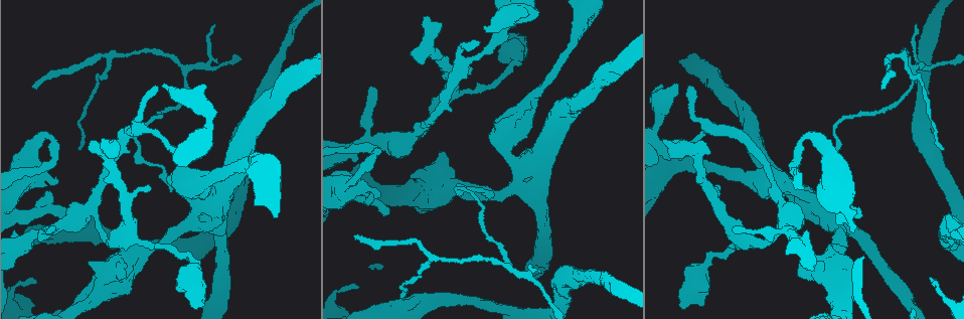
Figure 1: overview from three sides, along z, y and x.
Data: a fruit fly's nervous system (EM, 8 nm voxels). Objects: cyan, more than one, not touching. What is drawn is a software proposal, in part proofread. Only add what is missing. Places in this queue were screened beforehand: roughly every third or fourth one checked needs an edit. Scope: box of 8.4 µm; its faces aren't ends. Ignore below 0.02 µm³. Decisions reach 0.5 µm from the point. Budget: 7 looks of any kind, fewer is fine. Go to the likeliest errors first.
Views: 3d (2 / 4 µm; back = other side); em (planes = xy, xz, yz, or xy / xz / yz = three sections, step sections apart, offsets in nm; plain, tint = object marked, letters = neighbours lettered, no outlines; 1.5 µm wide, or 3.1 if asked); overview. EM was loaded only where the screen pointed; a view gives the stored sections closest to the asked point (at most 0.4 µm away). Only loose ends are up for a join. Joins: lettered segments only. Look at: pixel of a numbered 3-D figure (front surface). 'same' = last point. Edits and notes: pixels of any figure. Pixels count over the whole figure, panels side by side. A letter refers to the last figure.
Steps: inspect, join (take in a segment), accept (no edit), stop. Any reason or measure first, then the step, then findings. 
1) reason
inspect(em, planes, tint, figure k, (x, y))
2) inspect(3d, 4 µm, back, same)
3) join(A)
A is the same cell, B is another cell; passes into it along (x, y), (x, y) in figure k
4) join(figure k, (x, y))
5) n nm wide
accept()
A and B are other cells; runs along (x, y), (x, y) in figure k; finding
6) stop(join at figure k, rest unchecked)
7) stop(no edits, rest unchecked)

an open end
inspect(3d, 4 µm, figure 1, (485, 31))

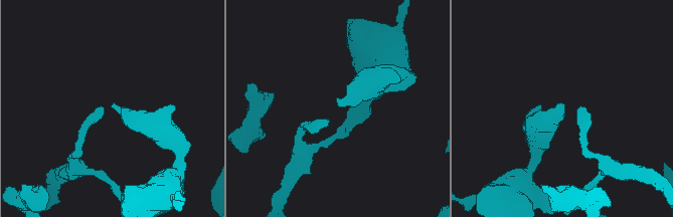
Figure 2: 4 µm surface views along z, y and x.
inspect(em, planes, letters, figure 2, (338, 106))

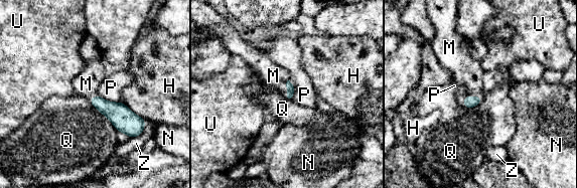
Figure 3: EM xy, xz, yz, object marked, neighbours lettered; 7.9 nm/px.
join(M)
M is the same cell, H, N, P, Q, U and Z are other cells; passes into it along (469, 102), (469, 96), (466, 72) in figure 3; the neuron continues

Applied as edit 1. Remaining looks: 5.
branch stops here
inspect(em, planes, plain, figure 1, (31, 86))

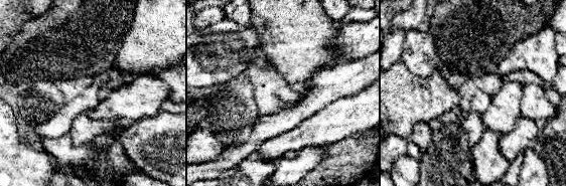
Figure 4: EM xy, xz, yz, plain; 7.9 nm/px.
see the neighbours
inspect(em, planes, letters, same)

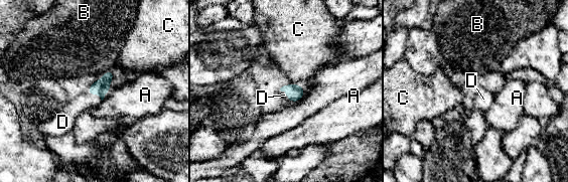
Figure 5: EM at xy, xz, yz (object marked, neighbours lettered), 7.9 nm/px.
130 nm wide; A touches over 160 nm
join(D)
D is the same cell, A, B and C are other cells; it goes on there

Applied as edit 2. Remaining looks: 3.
tapers out
inspect(em, xz, step 4, letters, figure 1, (933, 284))

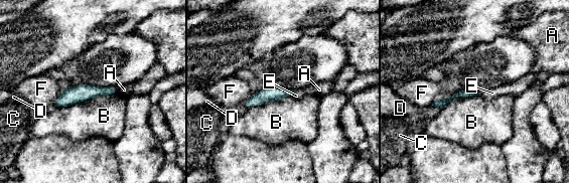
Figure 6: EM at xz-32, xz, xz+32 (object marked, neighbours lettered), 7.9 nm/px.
inspect(em, yz, step 4, letters, same)

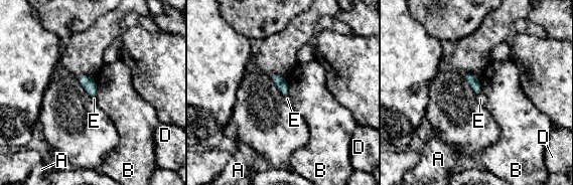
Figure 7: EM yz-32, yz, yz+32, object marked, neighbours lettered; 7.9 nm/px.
B touches over 160 nm
accept()
A, B, D and E are other cells; border along (481, 91), (476, 96) in figure 7; no lettered segment goes on from it

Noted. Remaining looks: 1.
stop(join at figure 3, join at figure 5, rest unchecked)

